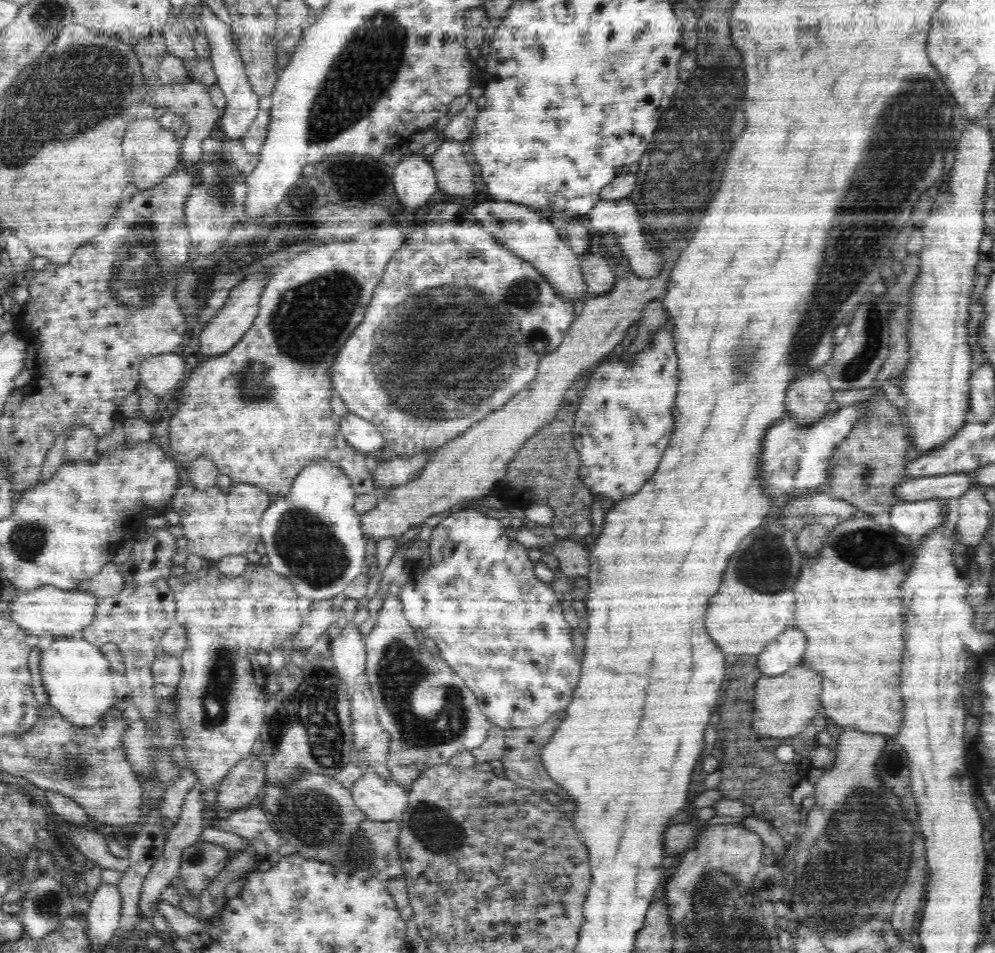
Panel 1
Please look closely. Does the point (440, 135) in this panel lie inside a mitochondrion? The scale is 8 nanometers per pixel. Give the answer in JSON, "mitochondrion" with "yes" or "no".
{"mitochondrion":"no"}

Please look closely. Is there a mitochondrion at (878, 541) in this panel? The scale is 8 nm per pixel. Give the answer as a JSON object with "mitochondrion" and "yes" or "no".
{"mitochondrion":"yes"}

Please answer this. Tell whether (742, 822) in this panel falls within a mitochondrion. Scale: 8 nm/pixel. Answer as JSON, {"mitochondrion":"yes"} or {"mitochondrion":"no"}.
{"mitochondrion":"no"}

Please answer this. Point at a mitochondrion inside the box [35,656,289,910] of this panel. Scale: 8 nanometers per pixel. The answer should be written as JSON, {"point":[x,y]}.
{"point":[74,762]}

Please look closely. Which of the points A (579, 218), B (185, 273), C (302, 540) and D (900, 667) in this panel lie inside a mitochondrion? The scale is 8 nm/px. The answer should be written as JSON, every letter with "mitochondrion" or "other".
{"A":"other","B":"mitochondrion","C":"mitochondrion","D":"other"}

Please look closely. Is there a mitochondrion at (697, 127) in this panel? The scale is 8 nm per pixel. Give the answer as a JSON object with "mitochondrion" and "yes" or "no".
{"mitochondrion":"yes"}

